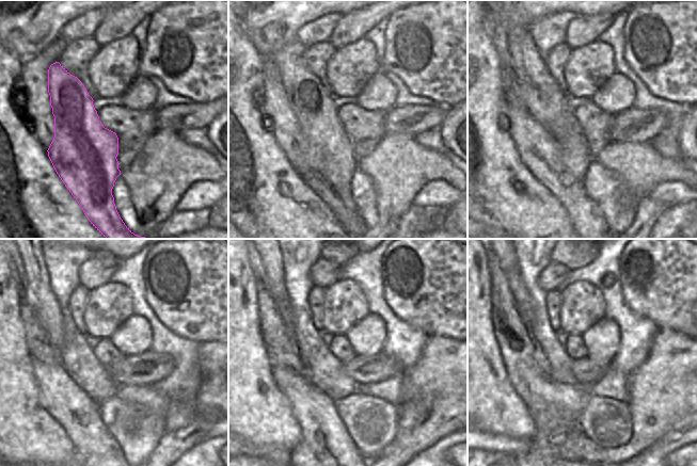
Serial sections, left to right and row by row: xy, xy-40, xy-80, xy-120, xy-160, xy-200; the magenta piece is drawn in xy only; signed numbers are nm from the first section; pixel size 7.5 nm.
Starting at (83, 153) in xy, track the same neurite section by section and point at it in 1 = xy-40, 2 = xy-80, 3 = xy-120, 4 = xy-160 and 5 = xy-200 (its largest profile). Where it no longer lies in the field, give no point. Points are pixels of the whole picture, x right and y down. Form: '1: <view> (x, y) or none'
1: xy-40 (329, 154)
2: xy-80 (526, 71)
3: xy-120 (40, 295)
4: xy-160 (272, 260)
5: xy-200 (508, 260)

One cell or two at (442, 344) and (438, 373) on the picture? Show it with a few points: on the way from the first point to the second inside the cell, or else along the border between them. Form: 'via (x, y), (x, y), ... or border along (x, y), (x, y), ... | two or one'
via (442, 352), (442, 366) | one

